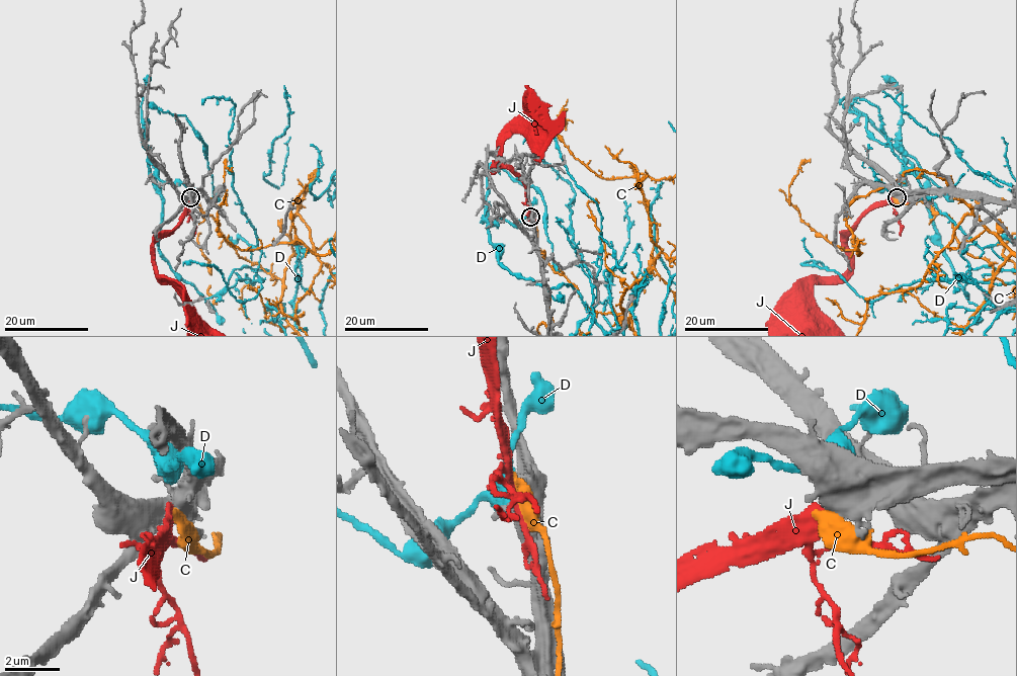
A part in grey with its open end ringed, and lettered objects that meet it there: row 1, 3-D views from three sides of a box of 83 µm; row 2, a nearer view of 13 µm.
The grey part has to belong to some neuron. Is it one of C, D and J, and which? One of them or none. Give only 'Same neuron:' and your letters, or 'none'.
Same neuron: J

